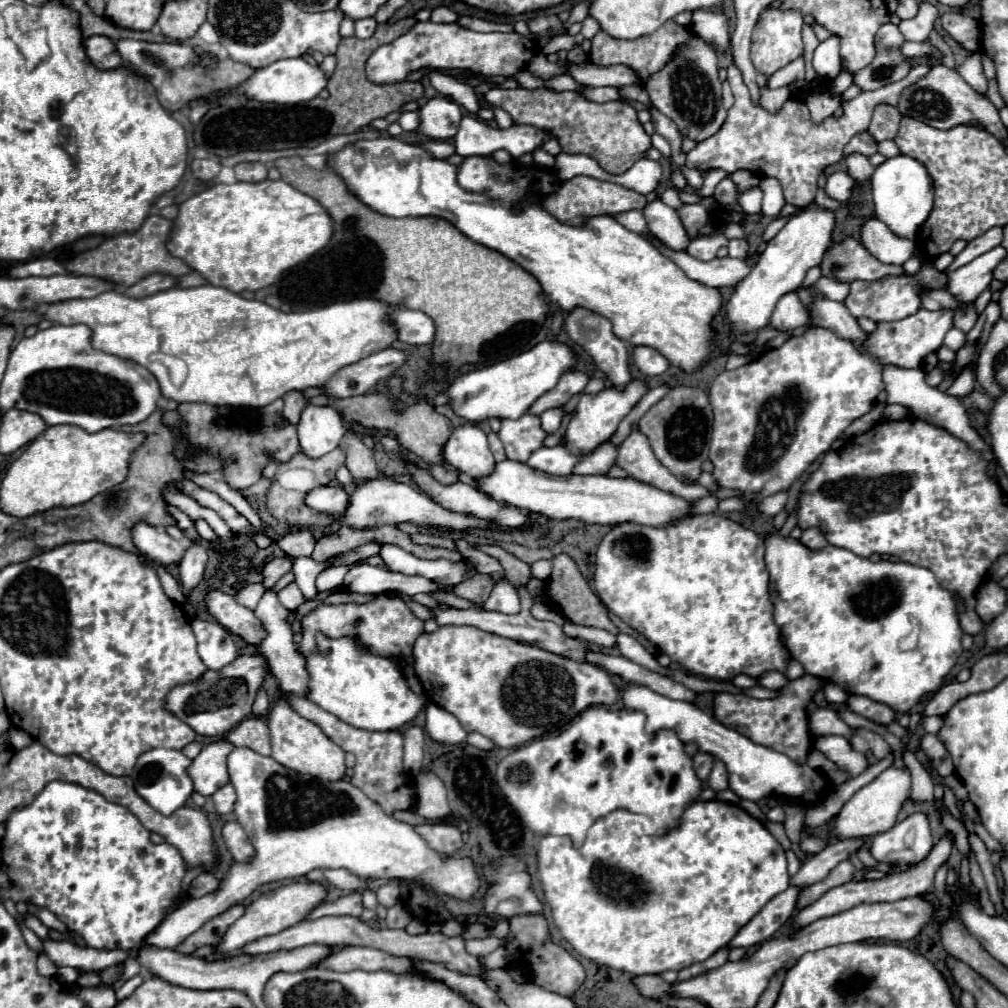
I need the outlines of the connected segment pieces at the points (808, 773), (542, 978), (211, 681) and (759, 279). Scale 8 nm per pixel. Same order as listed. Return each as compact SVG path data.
M631 684L627 690L623 690L621 698L625 708L641 710L647 714L647 730L655 732L661 728L675 728L685 744L697 742L701 752L709 752L715 758L723 760L729 770L729 788L739 798L759 802L767 796L785 796L811 804L817 802L817 796L823 789L823 787L819 789L819 786L827 782L827 778L818 769L811 768L807 764L799 764L781 752L751 742L747 736L723 726L711 714L707 714L703 708L695 704L663 698L661 694L655 694L647 686L639 684Z
M523 914L523 916L515 916L509 920L511 922L511 934L503 940L503 946L499 946L495 952L487 954L483 964L487 968L505 968L511 962L519 962L527 968L531 968L531 982L539 984L541 988L561 994L561 996L571 996L581 982L585 980L585 970L583 966L563 948L555 946L553 942L549 942L549 930L547 930L547 922L541 914Z
M263 654L239 656L223 670L207 670L199 680L171 688L171 692L165 696L165 710L189 724L201 736L223 738L251 714L253 700L267 674L269 664Z
M815 202L793 214L779 234L769 240L759 262L753 266L751 274L737 284L737 290L727 302L727 318L735 332L751 332L769 324L779 298L791 290L797 290L809 268L817 266L831 244L831 234L835 226L835 212L819 208Z

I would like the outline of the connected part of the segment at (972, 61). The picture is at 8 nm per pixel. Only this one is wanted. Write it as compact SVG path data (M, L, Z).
M979 50L973 52L973 54L957 68L957 72L965 78L965 82L967 82L971 88L975 88L977 92L985 94L985 90L987 90L987 78L985 78L985 74L983 74L981 58L983 58L983 52L979 52Z

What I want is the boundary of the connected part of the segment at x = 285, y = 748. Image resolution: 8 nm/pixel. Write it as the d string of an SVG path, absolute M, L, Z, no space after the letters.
M281 688L277 696L279 698L267 718L267 724L271 730L271 746L273 746L271 756L285 768L295 770L299 774L311 774L319 780L341 780L345 776L345 752L331 738L327 738L317 724L299 716L291 708L289 698Z

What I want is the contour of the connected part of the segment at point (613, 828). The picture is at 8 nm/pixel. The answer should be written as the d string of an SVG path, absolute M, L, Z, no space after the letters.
M711 800L711 802L695 802L691 804L683 816L681 816L681 826L667 832L665 836L649 836L643 832L641 824L633 818L631 812L627 810L615 810L605 818L599 818L587 832L587 840L581 848L573 848L571 840L567 836L543 836L539 840L537 848L537 874L541 880L541 888L545 894L547 904L551 906L551 916L555 926L559 928L561 936L585 958L615 968L615 970L625 970L629 974L661 974L667 970L683 970L683 966L691 966L695 962L707 960L711 954L715 954L719 948L727 946L727 942L739 932L741 926L745 926L773 896L789 888L789 874L787 874L787 858L785 850L779 844L779 854L777 854L777 840L769 834L769 830L749 816L743 808L735 804L727 804L721 800Z

